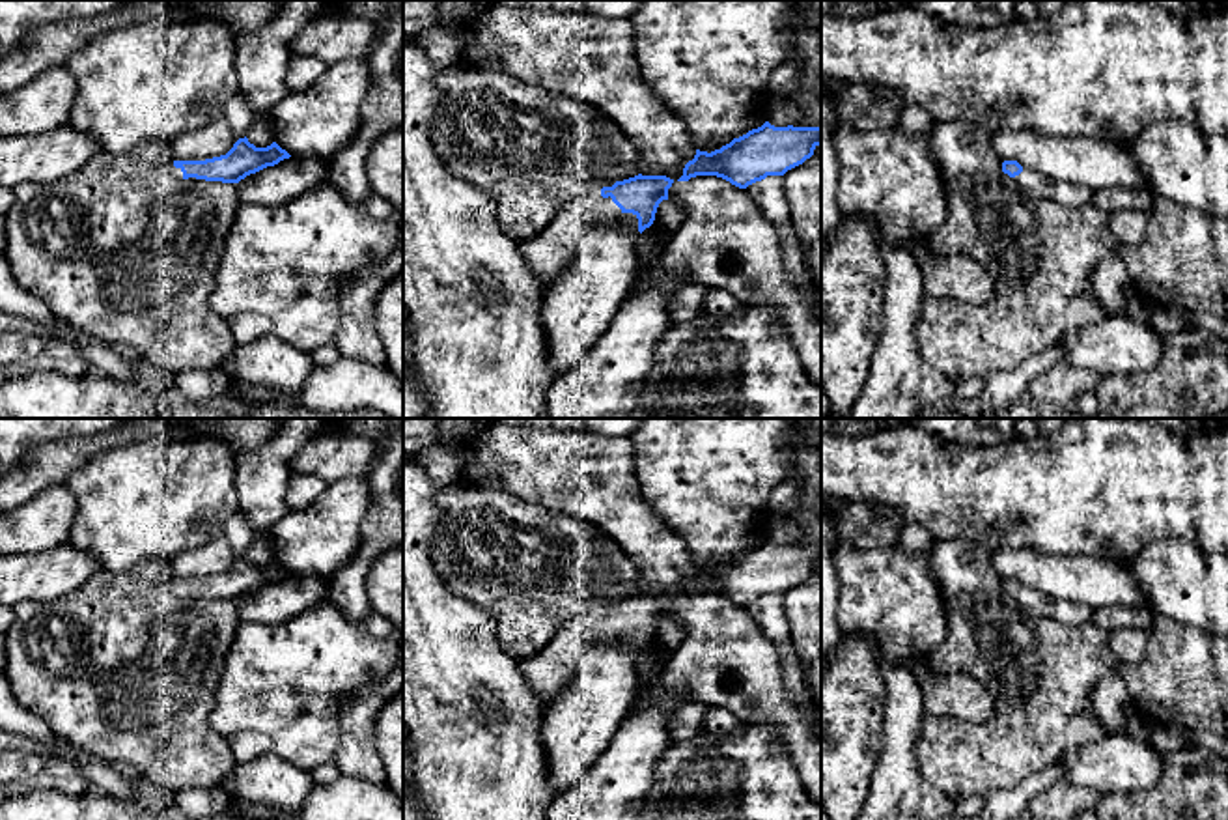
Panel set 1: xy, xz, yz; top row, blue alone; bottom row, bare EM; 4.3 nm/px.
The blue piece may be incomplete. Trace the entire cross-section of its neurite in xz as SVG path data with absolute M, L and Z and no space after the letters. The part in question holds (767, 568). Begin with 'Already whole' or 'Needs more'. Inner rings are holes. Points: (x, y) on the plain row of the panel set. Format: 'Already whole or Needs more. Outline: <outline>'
Already whole. Outline: M765 540L720 568L711 572L696 568L677 600L717 594L747 607L767 594L784 594L802 583L817 564L821 564L821 545L774 545Z

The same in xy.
Needs more. Outline: M244 555L239 557L226 573L205 579L162 579L162 587L177 598L239 601L246 594L289 575L291 573L276 560L267 566L256 566Z

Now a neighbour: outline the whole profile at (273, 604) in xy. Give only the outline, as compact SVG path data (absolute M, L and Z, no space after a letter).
M289 575L237 601L241 622L280 624L330 598L321 575Z

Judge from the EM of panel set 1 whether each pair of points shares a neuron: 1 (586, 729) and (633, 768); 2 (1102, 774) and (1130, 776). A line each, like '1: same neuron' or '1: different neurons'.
1: different neurons
2: same neuron

